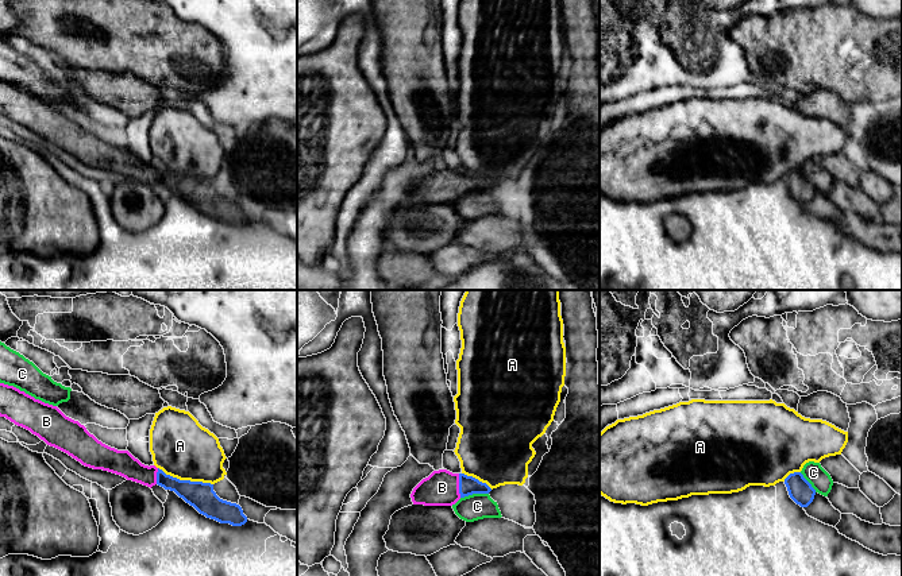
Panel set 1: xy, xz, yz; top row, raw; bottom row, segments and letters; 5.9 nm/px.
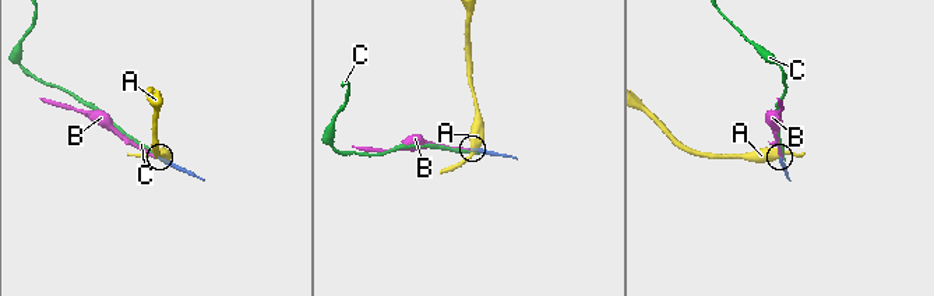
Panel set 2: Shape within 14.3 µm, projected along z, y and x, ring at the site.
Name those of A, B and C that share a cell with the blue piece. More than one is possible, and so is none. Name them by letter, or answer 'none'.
B

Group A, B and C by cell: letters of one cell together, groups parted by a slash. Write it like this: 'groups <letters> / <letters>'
groups A / B / C

